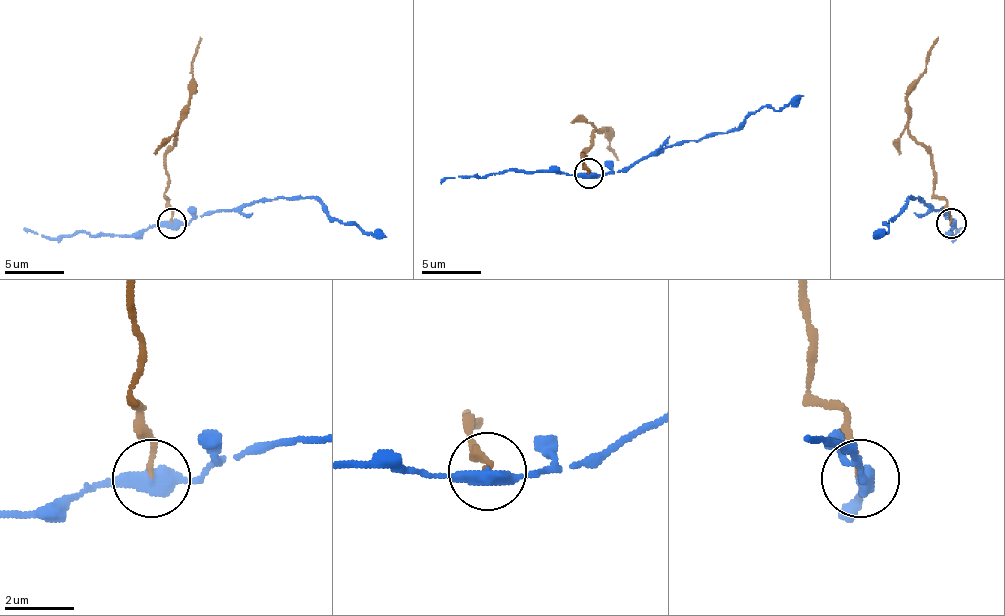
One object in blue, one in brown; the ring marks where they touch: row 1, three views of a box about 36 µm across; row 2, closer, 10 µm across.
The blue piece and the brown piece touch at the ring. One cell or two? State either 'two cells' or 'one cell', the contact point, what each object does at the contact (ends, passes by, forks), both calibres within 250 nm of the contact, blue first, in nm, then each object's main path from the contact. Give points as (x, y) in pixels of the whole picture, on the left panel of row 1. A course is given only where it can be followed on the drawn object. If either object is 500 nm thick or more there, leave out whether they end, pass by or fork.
two cells; at (171, 223); blue passes by; brown ends there; 440 nm thick on the blue side, 130 nm on the other; blue runs (171, 222), (192, 222), (215, 210), (242, 210), (269, 198), (314, 198), (335, 219), (356, 222), (385, 237); brown runs (171, 222), (171, 207), (165, 192), (165, 154), (180, 127), (192, 58), (201, 37)

